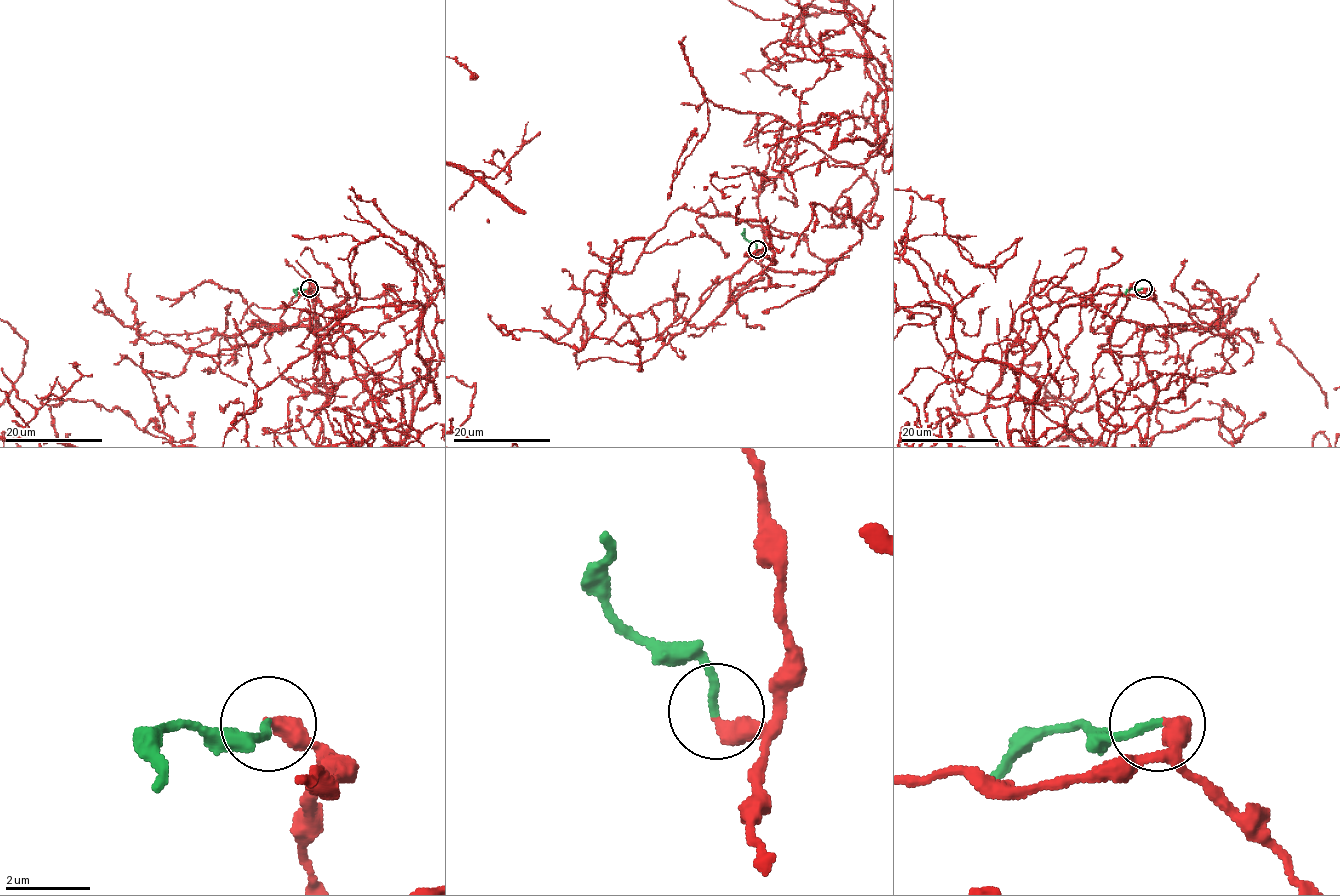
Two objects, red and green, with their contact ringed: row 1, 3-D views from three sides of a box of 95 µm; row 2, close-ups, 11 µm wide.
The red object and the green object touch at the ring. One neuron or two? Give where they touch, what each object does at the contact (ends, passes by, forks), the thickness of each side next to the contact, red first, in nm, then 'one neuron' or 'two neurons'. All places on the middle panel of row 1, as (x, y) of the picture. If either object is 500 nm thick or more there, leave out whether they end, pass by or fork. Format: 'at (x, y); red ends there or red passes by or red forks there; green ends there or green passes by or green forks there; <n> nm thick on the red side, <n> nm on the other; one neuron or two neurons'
at (757, 249); red ends there; green ends there; 440 nm thick on the red side, 200 nm on the other; one neuron

